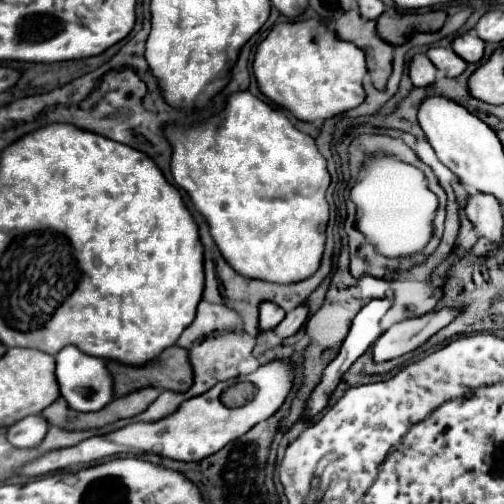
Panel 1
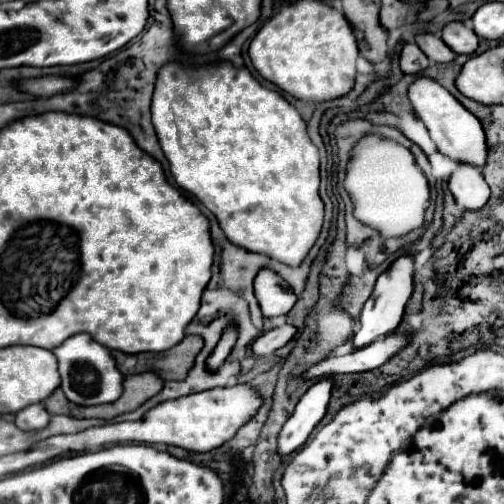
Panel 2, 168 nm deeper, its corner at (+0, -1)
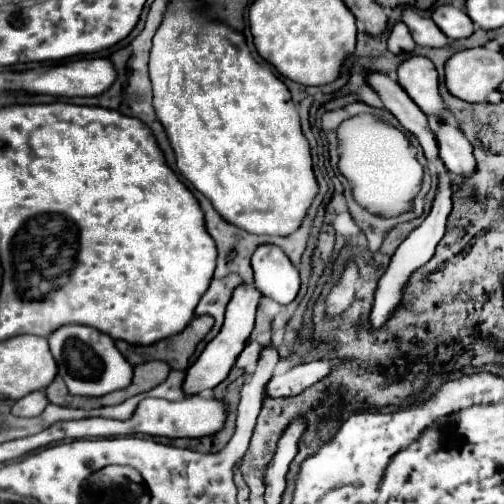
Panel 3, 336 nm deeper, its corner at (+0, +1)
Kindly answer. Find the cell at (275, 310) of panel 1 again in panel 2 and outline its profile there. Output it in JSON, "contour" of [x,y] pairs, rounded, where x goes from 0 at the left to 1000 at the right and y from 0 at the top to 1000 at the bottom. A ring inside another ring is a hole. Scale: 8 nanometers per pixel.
{"contour":[[[518,536],[506,552],[506,591],[526,631],[565,627],[589,599],[589,587],[538,536]]]}

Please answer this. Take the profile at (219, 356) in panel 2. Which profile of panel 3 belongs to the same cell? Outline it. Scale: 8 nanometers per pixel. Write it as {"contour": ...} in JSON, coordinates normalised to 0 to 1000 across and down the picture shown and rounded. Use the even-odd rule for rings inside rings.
{"contour":[[[474,563],[466,575],[462,575],[462,587],[458,587],[458,599],[450,603],[450,619],[446,619],[446,639],[442,639],[442,651],[438,659],[407,687],[407,694],[399,698],[399,706],[391,710],[391,718],[383,726],[371,730],[367,738],[367,754],[363,754],[363,774],[371,786],[383,786],[383,782],[395,782],[403,774],[419,774],[427,770],[431,762],[438,762],[454,734],[462,730],[470,706],[478,702],[478,694],[486,690],[486,679],[502,655],[502,639],[506,639],[506,615],[510,615],[510,603],[518,595],[518,579],[502,567],[502,563]]]}

